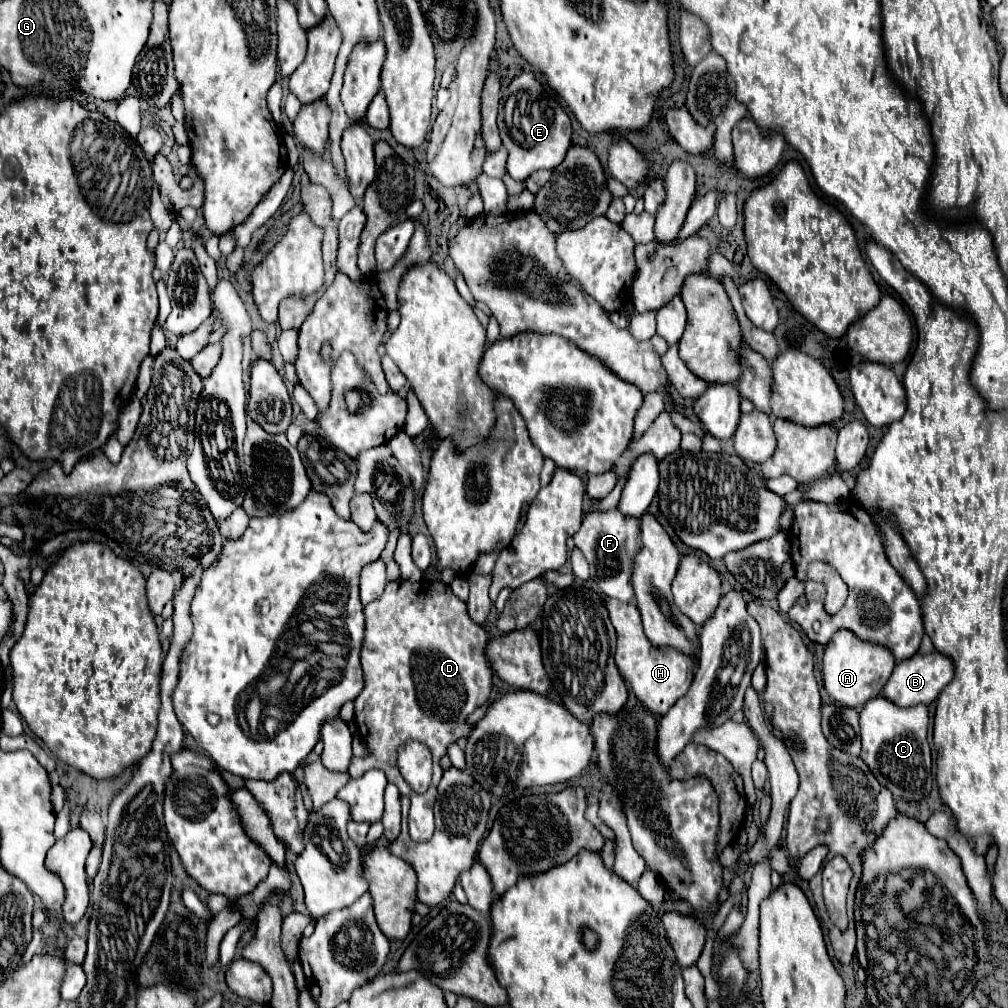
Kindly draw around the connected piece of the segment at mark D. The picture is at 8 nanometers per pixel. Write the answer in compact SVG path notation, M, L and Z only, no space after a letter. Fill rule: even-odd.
M403 579L391 581L385 587L381 599L365 607L365 639L361 649L365 687L353 703L355 703L355 723L359 733L363 733L361 741L367 745L369 755L363 759L353 757L349 775L361 777L369 769L381 769L385 771L389 783L397 785L401 795L411 797L411 809L413 807L421 809L421 803L425 803L427 807L429 801L435 801L437 783L443 775L443 769L439 765L441 757L447 753L447 747L451 743L459 741L461 737L469 737L471 725L467 717L479 705L485 703L491 691L493 671L485 657L487 643L489 643L487 631L469 619L467 607L451 593L449 585L441 583L437 589L433 583L427 581L419 581L419 583L411 583ZM409 739L425 741L425 745L433 753L433 779L423 795L411 795L411 787L407 785L407 781L403 779L403 775L395 765L397 747Z

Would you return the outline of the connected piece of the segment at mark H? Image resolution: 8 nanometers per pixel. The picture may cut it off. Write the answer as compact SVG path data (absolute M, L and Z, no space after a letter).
M603 597L603 603L609 611L611 623L617 631L617 651L615 651L615 665L625 679L625 683L631 687L635 697L641 701L645 709L651 713L663 715L685 691L689 689L689 683L693 681L697 661L689 659L687 655L681 655L675 649L655 649L649 639L643 633L641 625L641 613L637 605L633 603L621 603L619 599Z

